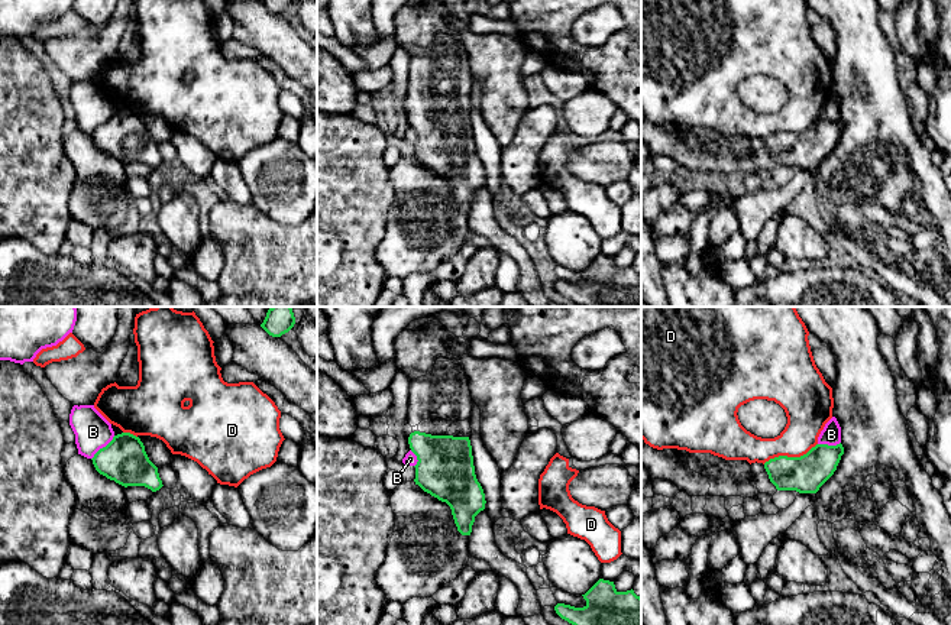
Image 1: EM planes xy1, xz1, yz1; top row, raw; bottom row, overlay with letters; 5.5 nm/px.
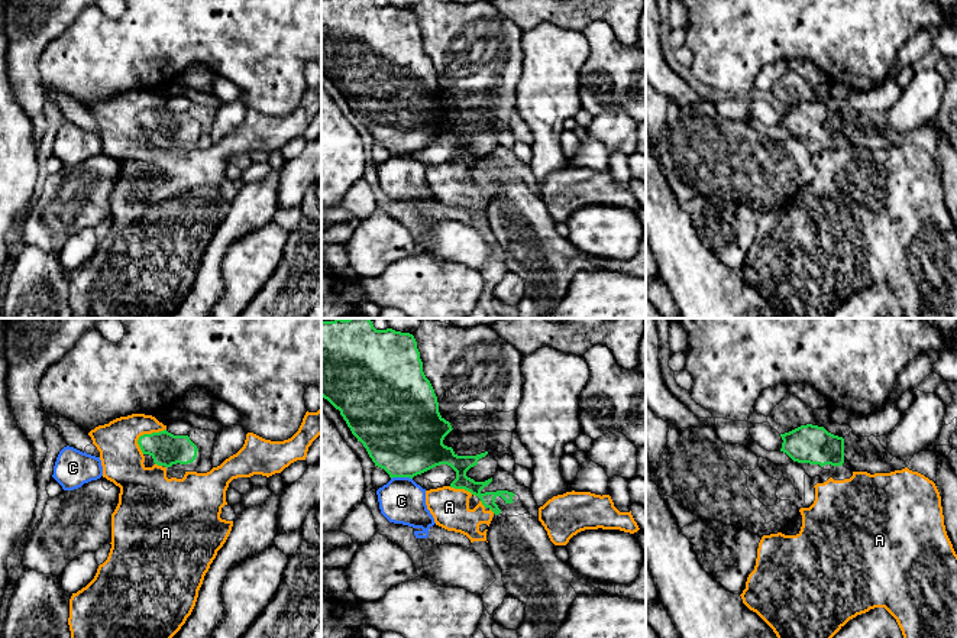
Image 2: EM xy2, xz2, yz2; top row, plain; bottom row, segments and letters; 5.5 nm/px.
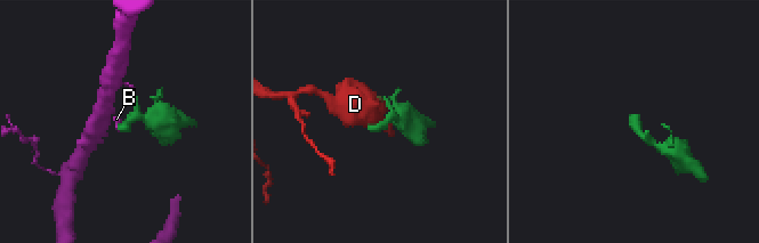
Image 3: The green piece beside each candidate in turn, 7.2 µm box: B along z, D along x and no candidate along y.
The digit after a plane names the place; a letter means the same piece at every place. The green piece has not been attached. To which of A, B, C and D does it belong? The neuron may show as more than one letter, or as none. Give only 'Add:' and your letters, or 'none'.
Add: none

